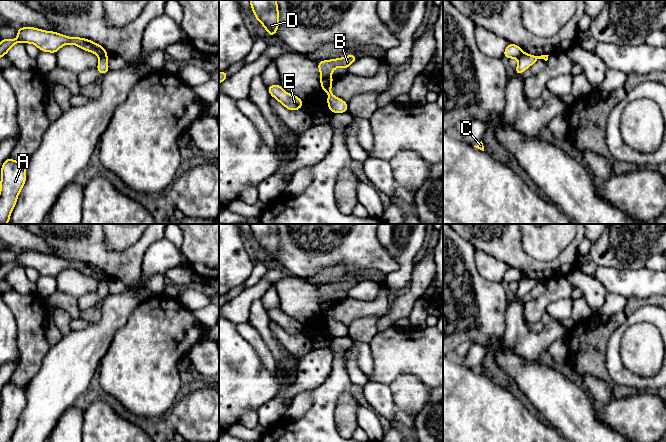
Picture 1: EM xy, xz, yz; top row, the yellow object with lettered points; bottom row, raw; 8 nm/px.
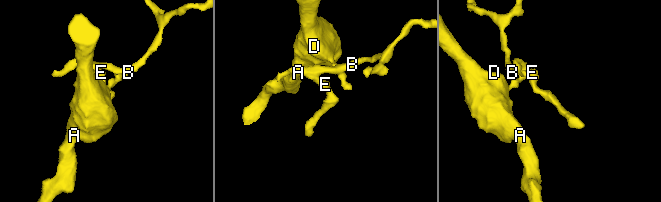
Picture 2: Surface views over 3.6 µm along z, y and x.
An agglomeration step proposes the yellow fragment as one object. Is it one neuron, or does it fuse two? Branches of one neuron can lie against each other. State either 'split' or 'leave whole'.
split

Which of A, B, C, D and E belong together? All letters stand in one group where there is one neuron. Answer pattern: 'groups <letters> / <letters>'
groups A C D / B E

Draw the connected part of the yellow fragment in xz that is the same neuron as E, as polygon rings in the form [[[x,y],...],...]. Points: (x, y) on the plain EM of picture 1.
[[[280,308],[267,310],[267,314],[270,320],[274,321],[288,334],[296,335],[302,333],[303,324],[293,318],[286,317]]]

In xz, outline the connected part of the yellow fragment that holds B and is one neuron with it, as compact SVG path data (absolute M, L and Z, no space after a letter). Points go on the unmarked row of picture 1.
M352 277L346 281L317 286L318 293L320 294L321 303L330 301L332 295L338 291L343 291L348 294L350 289L354 287L357 283L358 282L355 280L355 277Z

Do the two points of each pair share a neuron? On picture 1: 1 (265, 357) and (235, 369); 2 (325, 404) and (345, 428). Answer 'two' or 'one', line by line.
1: two
2: two

